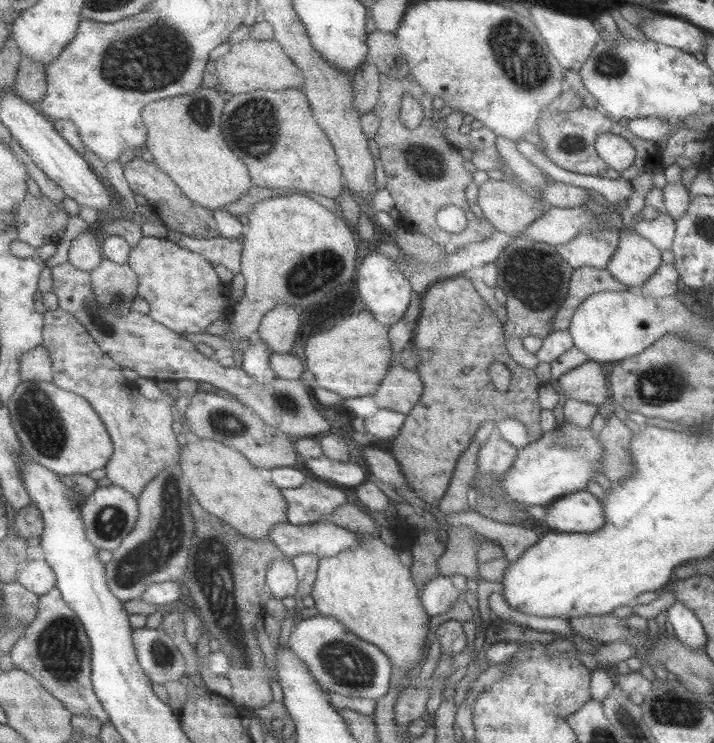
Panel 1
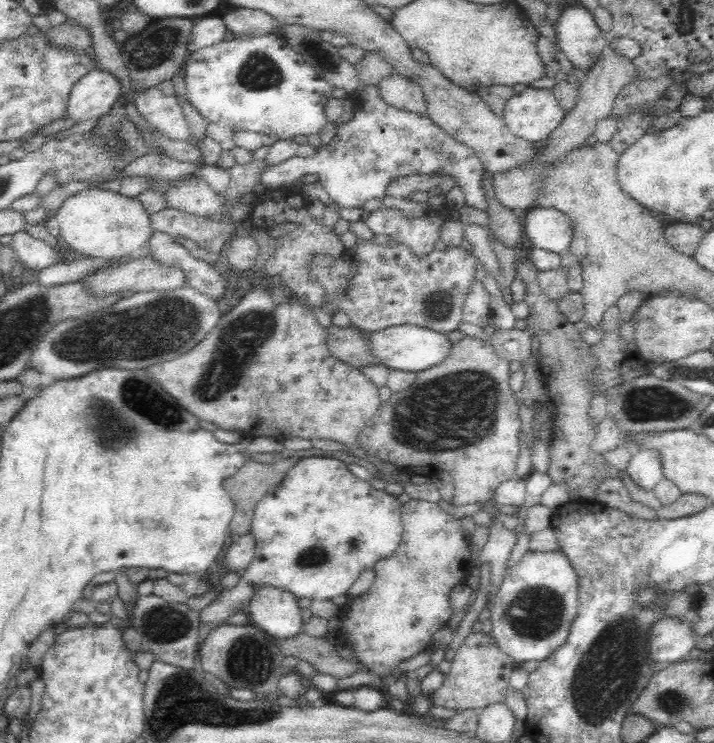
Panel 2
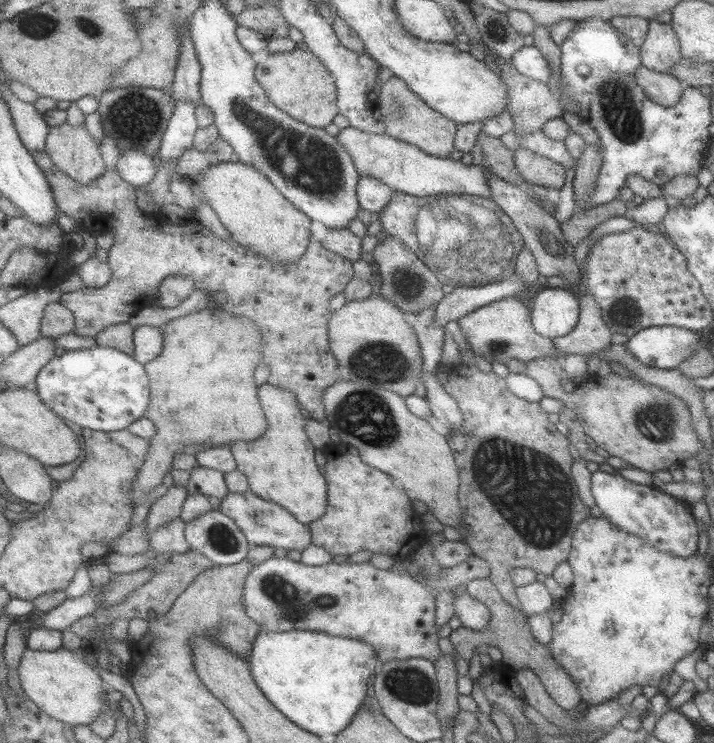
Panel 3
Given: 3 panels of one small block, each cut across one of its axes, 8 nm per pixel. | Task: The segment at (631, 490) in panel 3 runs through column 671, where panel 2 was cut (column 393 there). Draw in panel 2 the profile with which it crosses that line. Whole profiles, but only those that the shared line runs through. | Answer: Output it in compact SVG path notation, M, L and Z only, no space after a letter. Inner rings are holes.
M318 456L302 457L298 459L292 465L292 468L287 470L286 476L281 481L279 488L273 494L262 498L262 501L257 504L250 533L256 542L255 554L252 562L244 570L242 570L244 573L237 584L231 588L223 588L220 590L212 602L209 602L206 606L204 606L204 608L197 611L198 623L200 623L202 628L212 628L212 626L214 626L216 629L231 621L234 621L238 612L247 610L250 600L256 596L256 592L258 592L260 588L277 588L278 590L285 590L286 592L293 594L297 599L309 598L312 601L331 601L334 596L346 595L348 590L350 590L352 585L356 582L356 580L358 580L358 576L360 576L360 574L363 574L368 569L372 569L378 562L393 556L397 552L398 546L401 544L403 534L401 520L402 503L403 498L396 498L385 491L381 492L374 490L370 482L362 481L356 478L347 469L347 464L343 461Z

